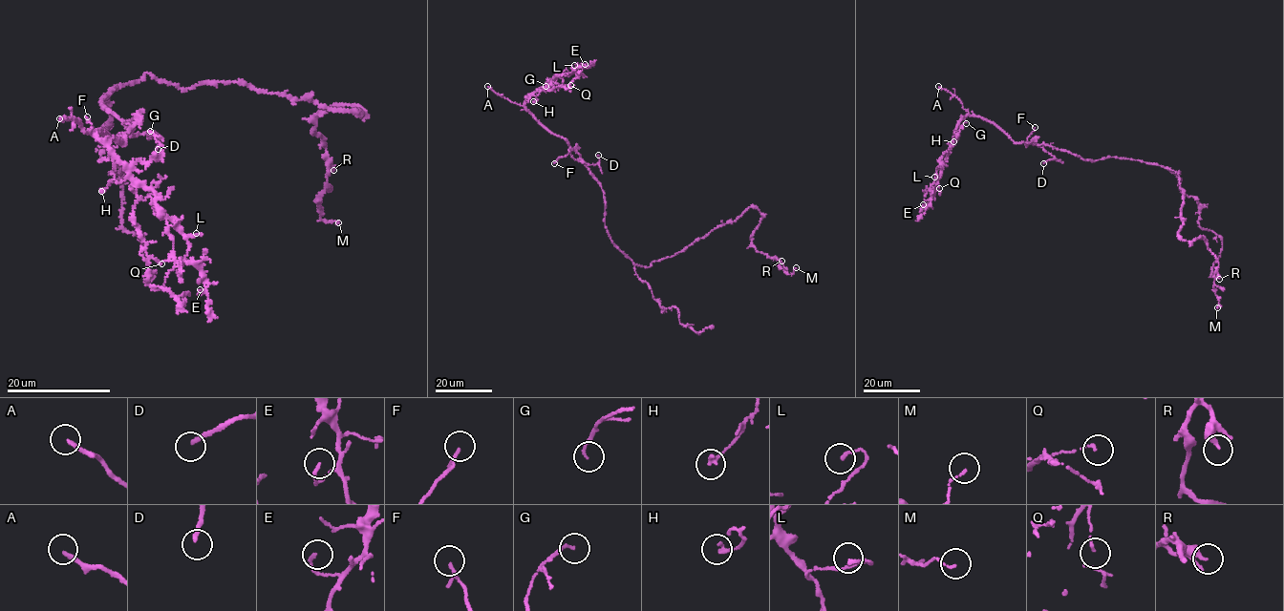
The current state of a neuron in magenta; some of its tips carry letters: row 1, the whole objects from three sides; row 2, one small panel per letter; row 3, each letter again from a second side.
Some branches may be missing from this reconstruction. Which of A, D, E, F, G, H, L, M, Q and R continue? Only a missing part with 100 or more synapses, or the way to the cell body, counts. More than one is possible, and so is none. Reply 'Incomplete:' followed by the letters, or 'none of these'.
Incomplete: A

